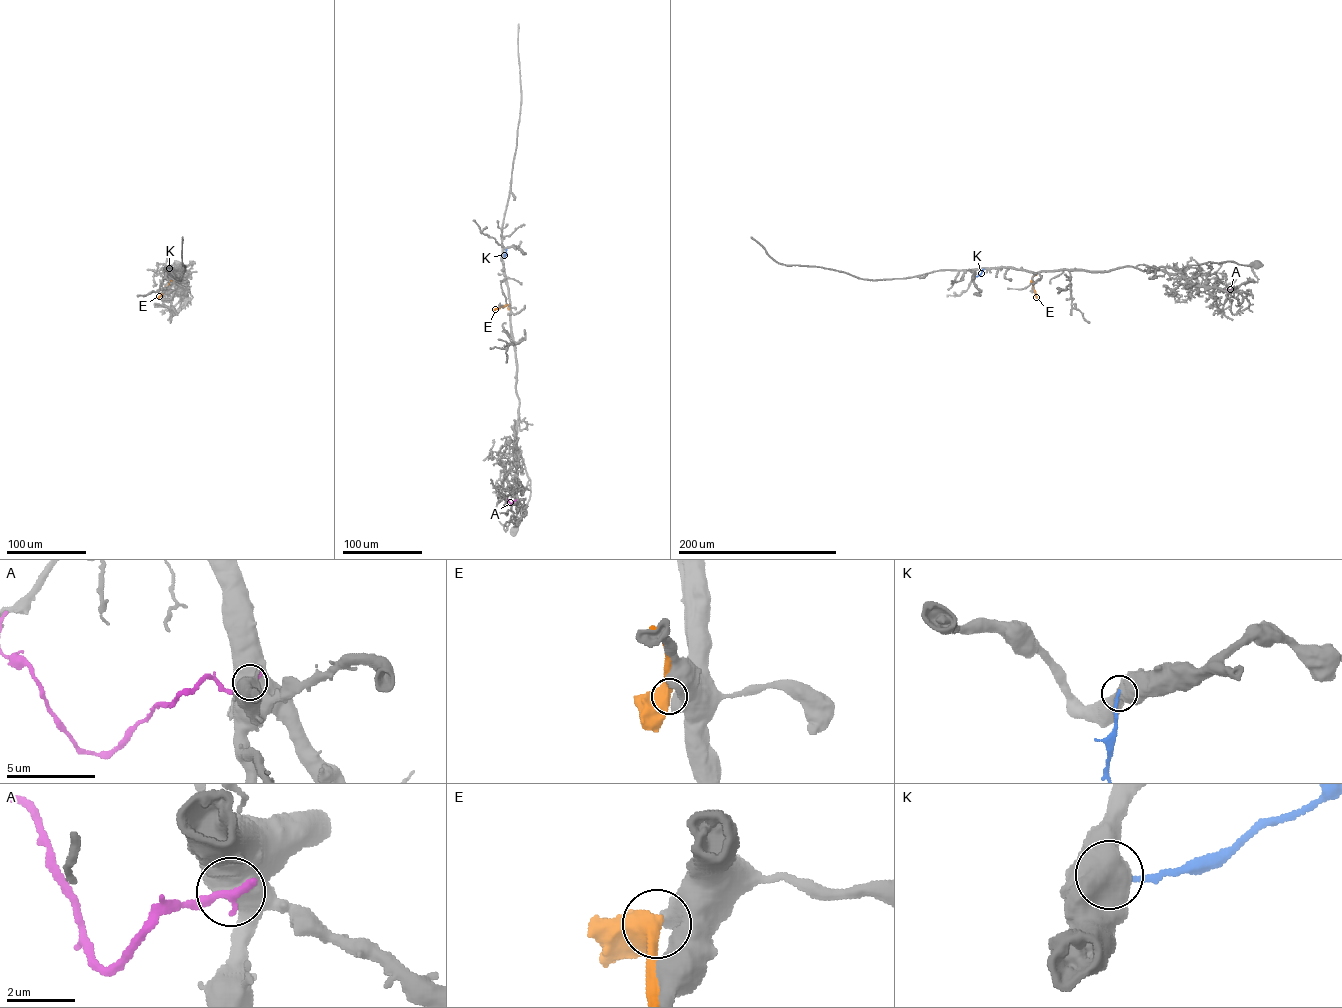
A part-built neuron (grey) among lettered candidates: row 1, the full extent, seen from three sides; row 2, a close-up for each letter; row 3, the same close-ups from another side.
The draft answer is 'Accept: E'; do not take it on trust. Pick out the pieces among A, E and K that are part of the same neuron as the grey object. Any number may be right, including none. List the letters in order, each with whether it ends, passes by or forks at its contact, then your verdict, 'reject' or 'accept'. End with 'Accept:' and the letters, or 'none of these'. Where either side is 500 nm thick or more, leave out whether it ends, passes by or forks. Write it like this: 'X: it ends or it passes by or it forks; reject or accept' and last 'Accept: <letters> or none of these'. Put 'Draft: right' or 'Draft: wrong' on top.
Draft: wrong
A: reject
E: reject
K: reject
Accept: none of these

